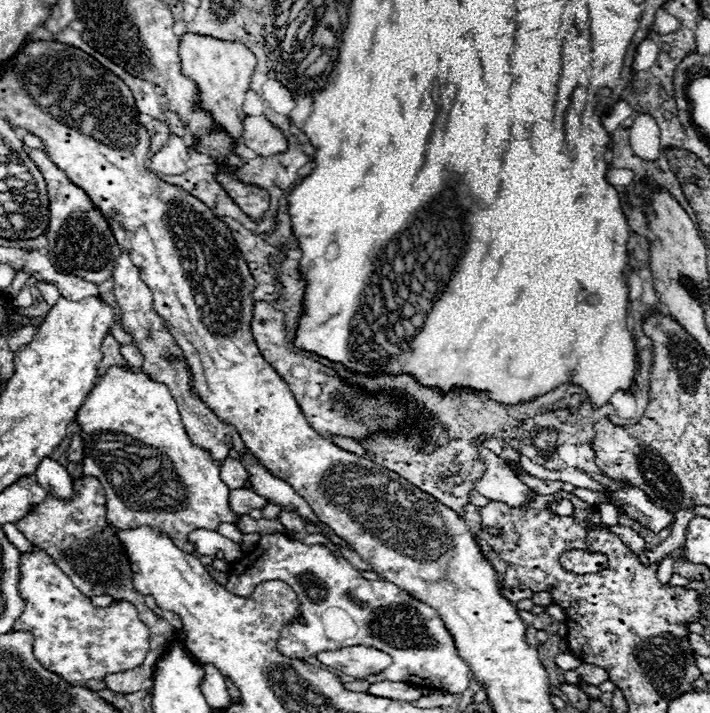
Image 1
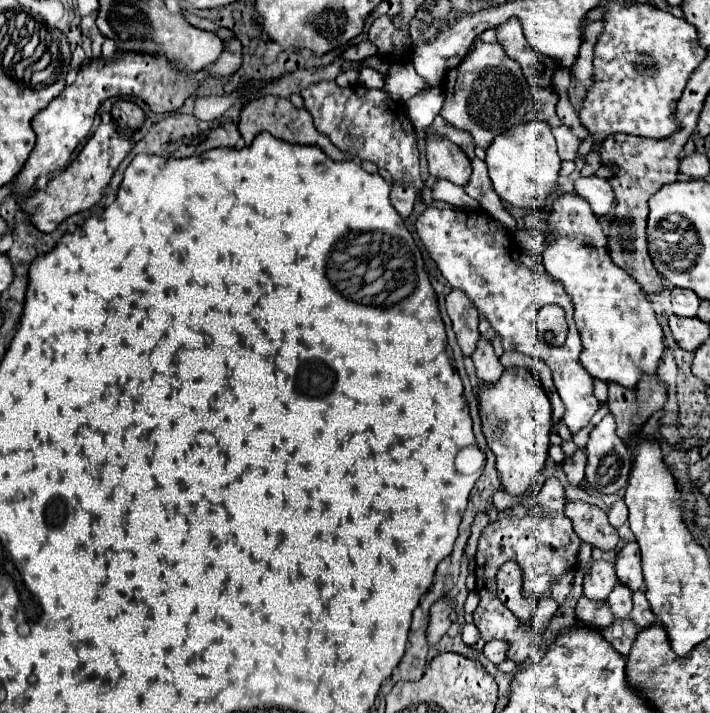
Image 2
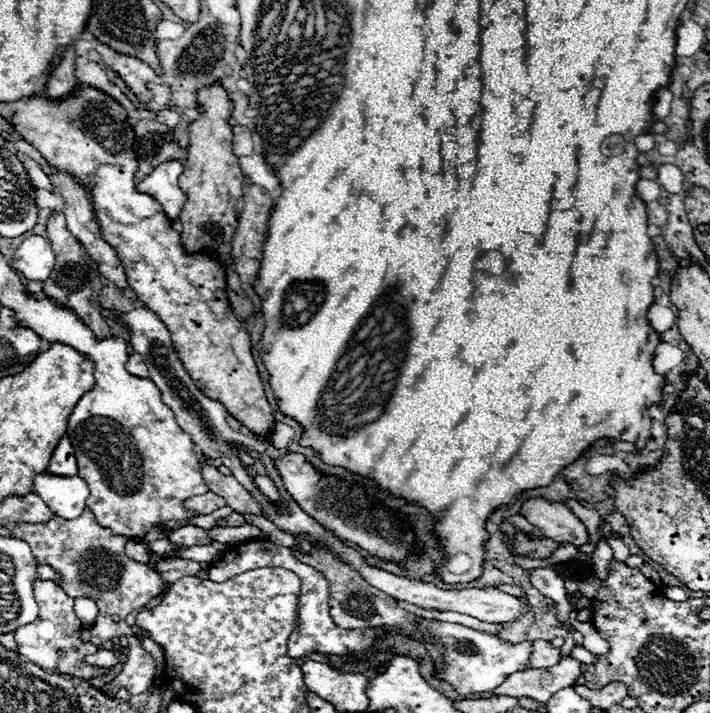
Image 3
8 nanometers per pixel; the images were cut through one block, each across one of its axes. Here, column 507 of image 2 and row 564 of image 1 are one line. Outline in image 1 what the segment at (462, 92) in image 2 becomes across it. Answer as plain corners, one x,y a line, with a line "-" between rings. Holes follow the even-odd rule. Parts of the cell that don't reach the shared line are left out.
82,476
76,480
78,496
76,500
56,500
48,496
44,504
38,504
24,520
16,522
16,528
38,548
42,548
56,566
80,588
80,592
88,598
108,594
114,602
130,602
136,606
140,620
150,630
150,658
132,670
124,670
118,674
108,674
102,682
108,690
118,694
132,694
138,690
152,690
154,688
154,668
158,658
170,648
174,640
174,628
160,620
146,604
140,592
134,590
132,584
132,566
126,554
124,544
116,536
116,530
106,520
106,498
102,484
92,476

